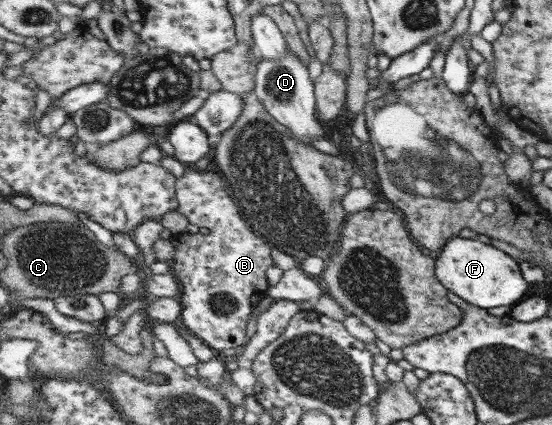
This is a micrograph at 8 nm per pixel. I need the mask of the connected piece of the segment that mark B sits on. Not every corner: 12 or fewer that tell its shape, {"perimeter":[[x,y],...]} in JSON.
{"perimeter":[[183,167],[170,262],[185,328],[213,349],[247,339],[273,247],[221,175]]}

